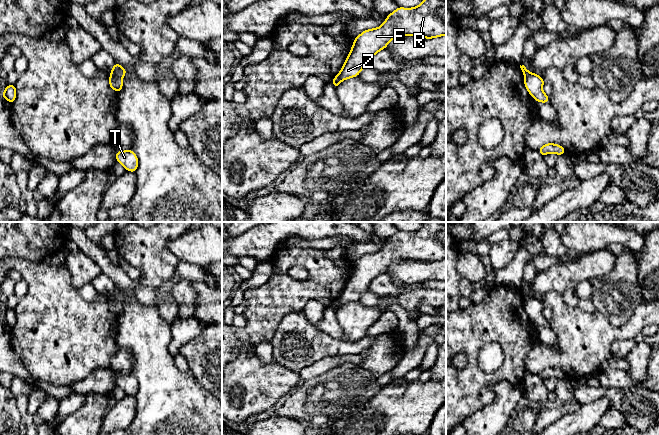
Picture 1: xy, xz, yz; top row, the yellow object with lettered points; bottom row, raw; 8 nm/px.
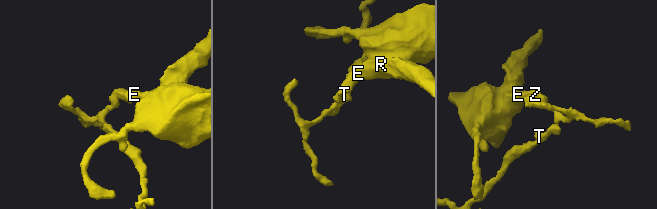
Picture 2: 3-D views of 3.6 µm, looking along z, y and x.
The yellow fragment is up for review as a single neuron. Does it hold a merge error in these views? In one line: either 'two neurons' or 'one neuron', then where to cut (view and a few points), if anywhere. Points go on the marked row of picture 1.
two neurons | xy (110, 72), (121, 79)

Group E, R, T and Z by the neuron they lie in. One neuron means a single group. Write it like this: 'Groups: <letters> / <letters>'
Groups: E R Z / T

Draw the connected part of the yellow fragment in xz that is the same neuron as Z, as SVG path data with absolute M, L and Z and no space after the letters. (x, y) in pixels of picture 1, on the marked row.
M424 0L420 5L413 8L398 7L387 15L384 23L373 29L363 31L353 41L353 46L335 78L346 80L356 77L361 70L369 64L370 59L379 51L385 49L389 42L401 36L420 36L432 39L446 35L446 0Z

